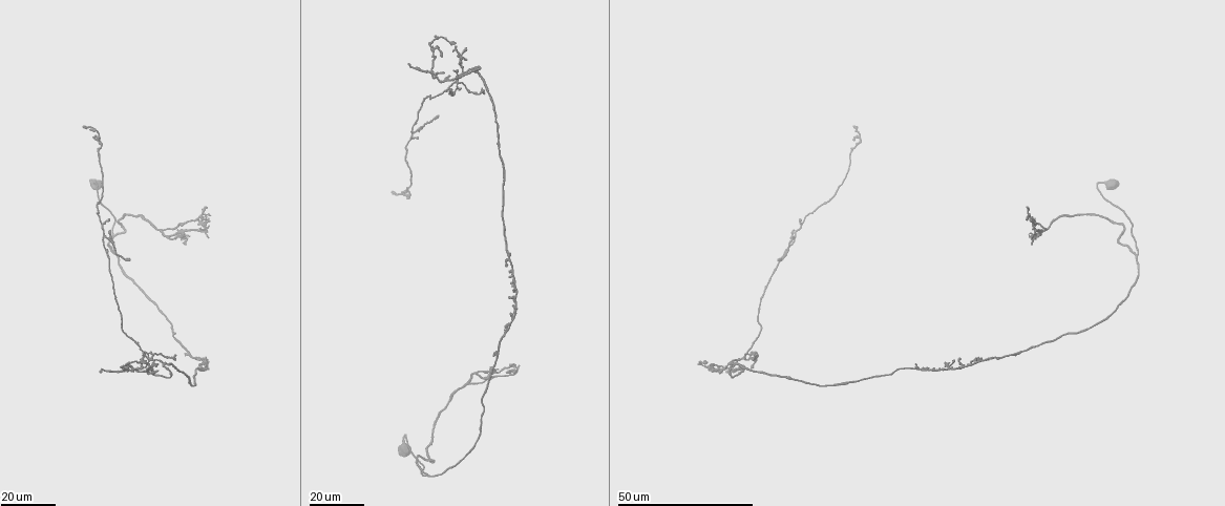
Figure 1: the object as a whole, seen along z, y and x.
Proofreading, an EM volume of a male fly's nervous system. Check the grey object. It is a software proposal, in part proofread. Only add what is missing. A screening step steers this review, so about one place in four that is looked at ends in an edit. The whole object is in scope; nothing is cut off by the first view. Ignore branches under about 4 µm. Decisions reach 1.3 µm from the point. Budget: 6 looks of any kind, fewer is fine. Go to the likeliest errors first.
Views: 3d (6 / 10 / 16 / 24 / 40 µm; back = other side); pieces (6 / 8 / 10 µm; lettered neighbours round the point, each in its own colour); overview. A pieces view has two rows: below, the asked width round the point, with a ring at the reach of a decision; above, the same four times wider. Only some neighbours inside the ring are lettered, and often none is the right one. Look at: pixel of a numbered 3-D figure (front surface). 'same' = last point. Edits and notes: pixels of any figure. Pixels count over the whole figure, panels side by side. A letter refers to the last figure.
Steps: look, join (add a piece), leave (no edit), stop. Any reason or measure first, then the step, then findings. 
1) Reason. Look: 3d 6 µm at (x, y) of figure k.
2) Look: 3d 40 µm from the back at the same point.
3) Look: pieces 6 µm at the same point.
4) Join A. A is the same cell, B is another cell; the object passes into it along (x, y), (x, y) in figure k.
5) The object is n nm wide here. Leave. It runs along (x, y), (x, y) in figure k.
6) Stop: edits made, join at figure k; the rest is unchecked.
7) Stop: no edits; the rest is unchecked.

An open end. Look: 3d 16 µm at (455, 46) of figure 1.

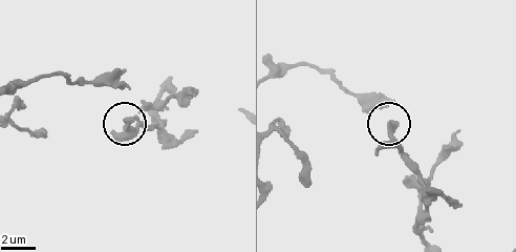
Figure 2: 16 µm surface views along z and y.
Look: 3d 6 µm at (392, 124) of figure 2.

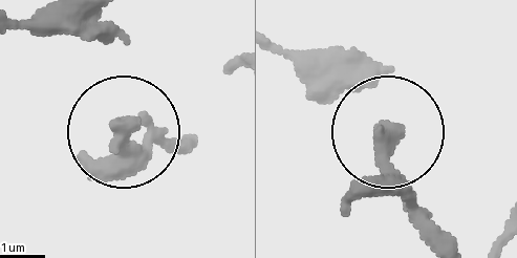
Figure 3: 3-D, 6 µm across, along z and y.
Look: pieces 6 µm at (393, 133) of figure 3.

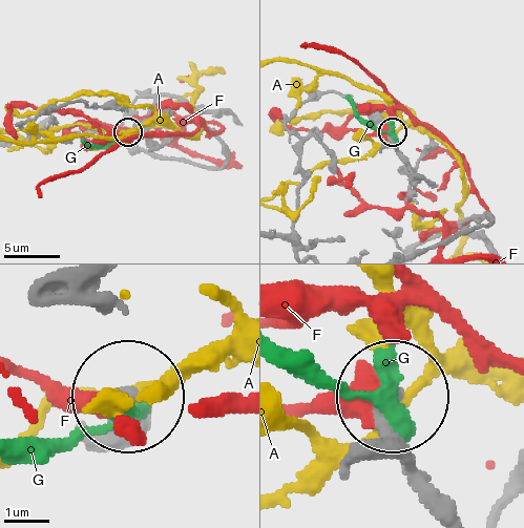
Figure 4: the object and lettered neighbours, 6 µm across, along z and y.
Leave. A, F and G are other cells; it runs along (453, 509), (415, 464), (389, 401) in figure 4; no lettered piece goes on from it.

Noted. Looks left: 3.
An open end. Look: 3d 24 µm at (512, 314) of figure 1.

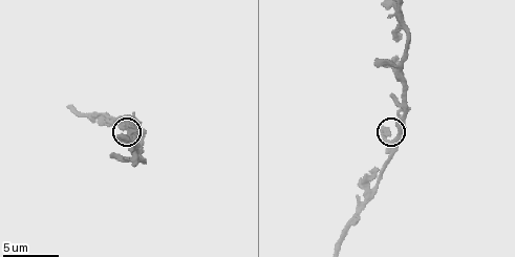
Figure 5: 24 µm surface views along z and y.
Look: pieces 8 µm at (124, 126) of figure 5.

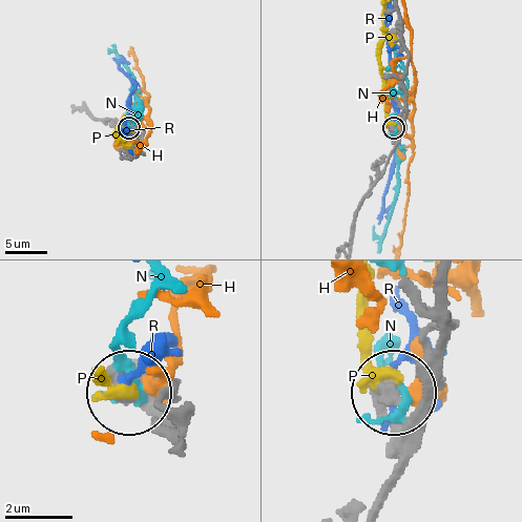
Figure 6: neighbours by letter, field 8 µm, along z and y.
Leave. H, N, P and R are other cells; none of them fits.

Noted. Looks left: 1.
Branch stops here. Look: pieces 6 µm at (129, 119) of figure 5.

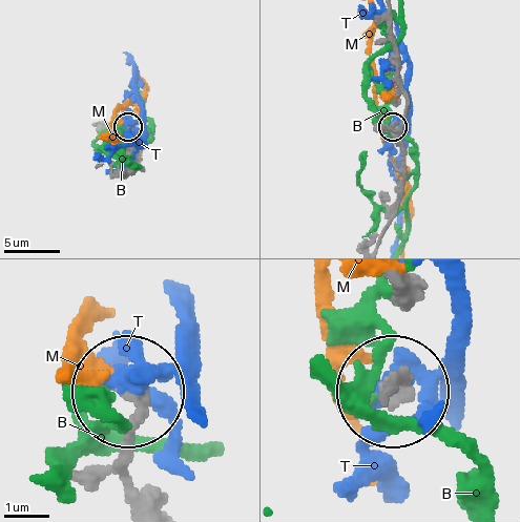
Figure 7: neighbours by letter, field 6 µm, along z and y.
Leave. B, M and T are other cells; it runs along (152, 498), (122, 453), (133, 418), (126, 399) in figure 7; none of them fits.

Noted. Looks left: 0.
Stop: no edits; the rest is unchecked.

